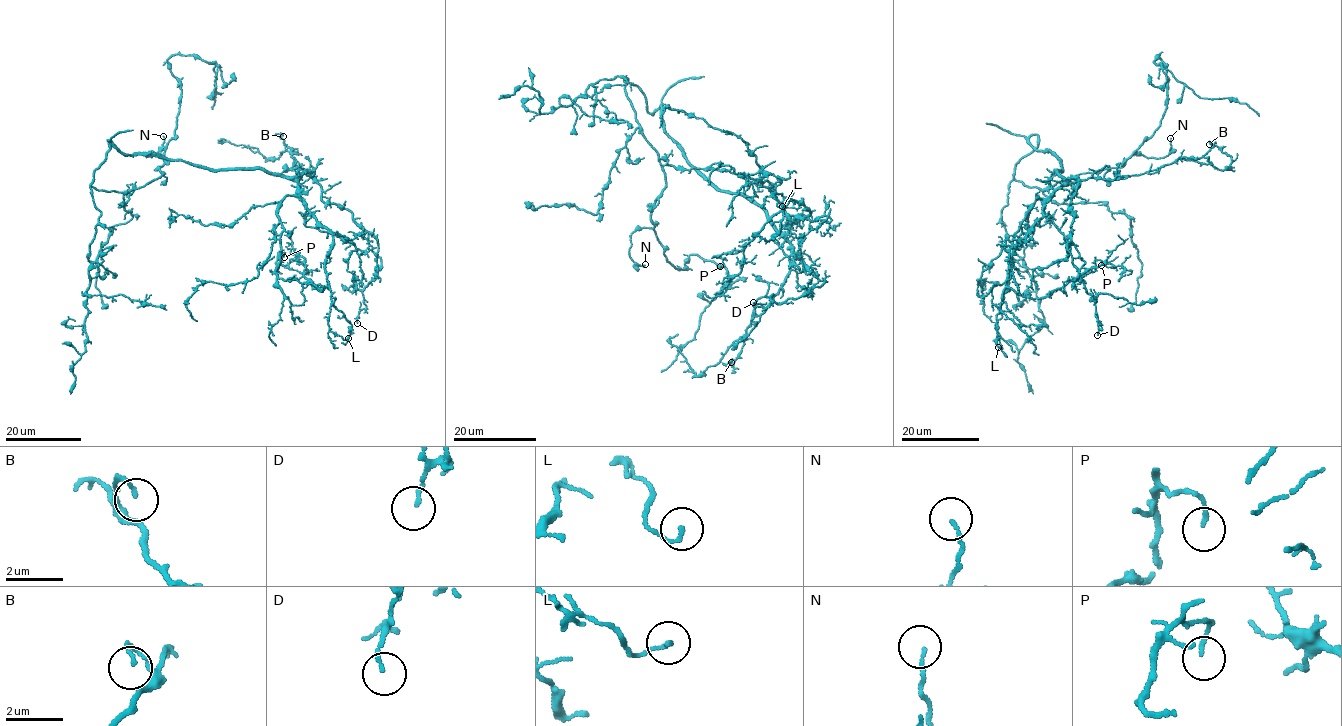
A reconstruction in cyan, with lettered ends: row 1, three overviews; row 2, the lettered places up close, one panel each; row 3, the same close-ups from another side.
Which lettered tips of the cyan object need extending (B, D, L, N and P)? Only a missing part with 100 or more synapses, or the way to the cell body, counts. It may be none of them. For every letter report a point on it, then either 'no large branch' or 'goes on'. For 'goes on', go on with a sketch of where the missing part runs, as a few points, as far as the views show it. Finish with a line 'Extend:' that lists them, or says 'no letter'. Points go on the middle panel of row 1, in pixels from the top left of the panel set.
B: (731, 362) | no large branch
D: (753, 302) | no large branch
L: (782, 206) | no large branch
N: (645, 264) | no large branch
P: (720, 266) | no large branch
Extend: no letter

